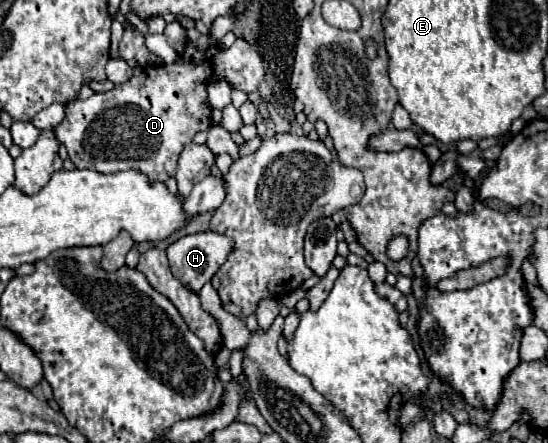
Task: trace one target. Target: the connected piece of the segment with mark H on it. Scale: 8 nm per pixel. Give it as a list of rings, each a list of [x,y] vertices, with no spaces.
[[[201,232],[201,234],[183,236],[177,242],[173,242],[167,248],[167,256],[171,262],[173,276],[179,278],[193,292],[199,292],[203,288],[203,284],[207,284],[217,274],[219,266],[223,266],[223,262],[231,256],[231,250],[233,250],[231,238],[227,238],[223,234],[215,234],[215,232]]]

